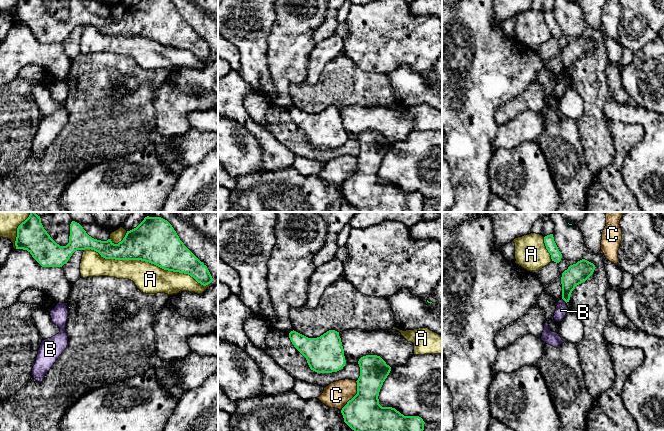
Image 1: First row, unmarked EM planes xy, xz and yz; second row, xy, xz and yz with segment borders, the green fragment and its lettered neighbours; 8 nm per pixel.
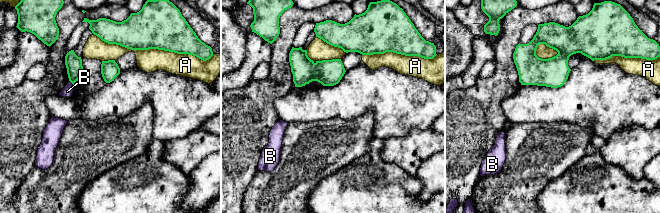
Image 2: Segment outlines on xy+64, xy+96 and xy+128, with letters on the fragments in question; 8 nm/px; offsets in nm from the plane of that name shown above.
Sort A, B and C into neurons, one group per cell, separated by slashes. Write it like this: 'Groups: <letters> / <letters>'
Groups: A / B / C

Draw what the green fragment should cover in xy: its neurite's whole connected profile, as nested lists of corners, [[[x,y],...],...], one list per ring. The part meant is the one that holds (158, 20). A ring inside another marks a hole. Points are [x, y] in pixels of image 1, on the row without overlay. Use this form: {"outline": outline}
{"outline": [[[20,0],[15,22],[27,26],[42,43],[62,43],[75,27],[91,25],[105,35],[141,36],[188,50],[203,62],[213,57],[207,42],[184,21],[171,0],[139,0],[118,20],[94,15],[80,0],[70,0],[66,22],[57,20],[42,0]]]}

